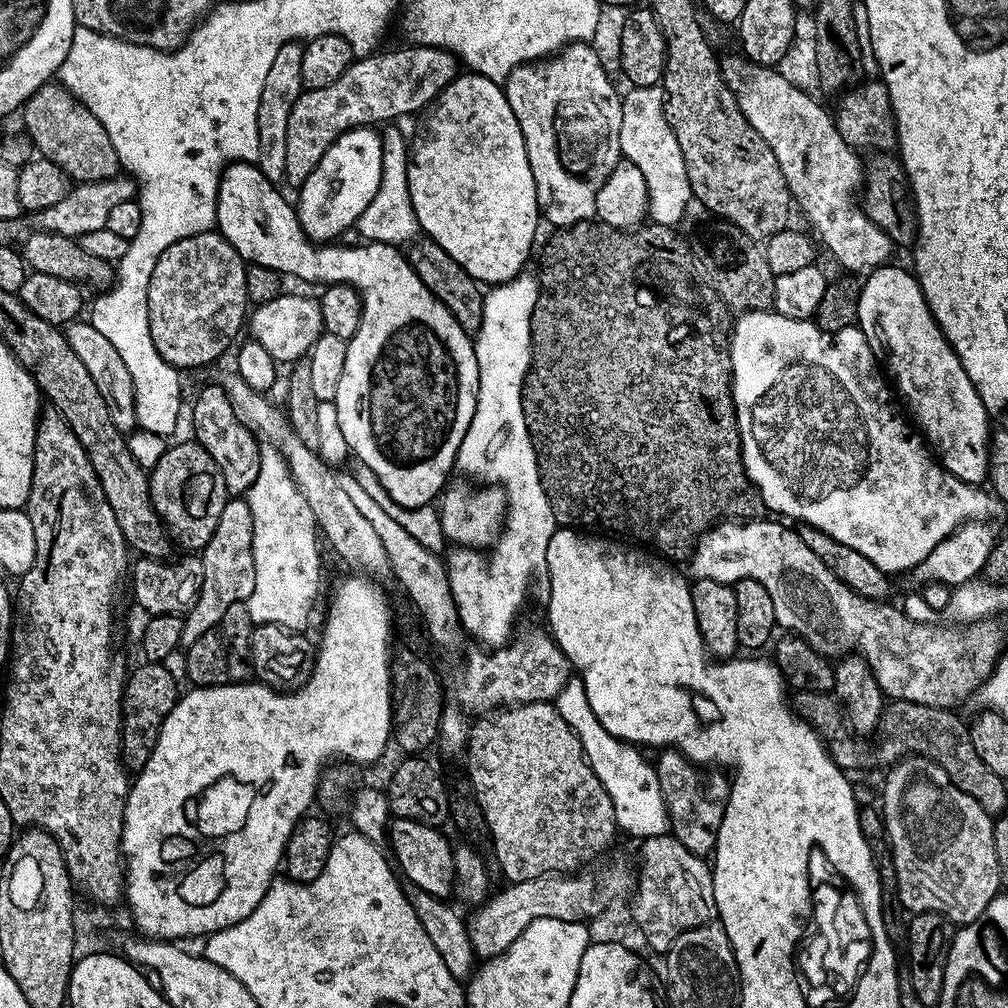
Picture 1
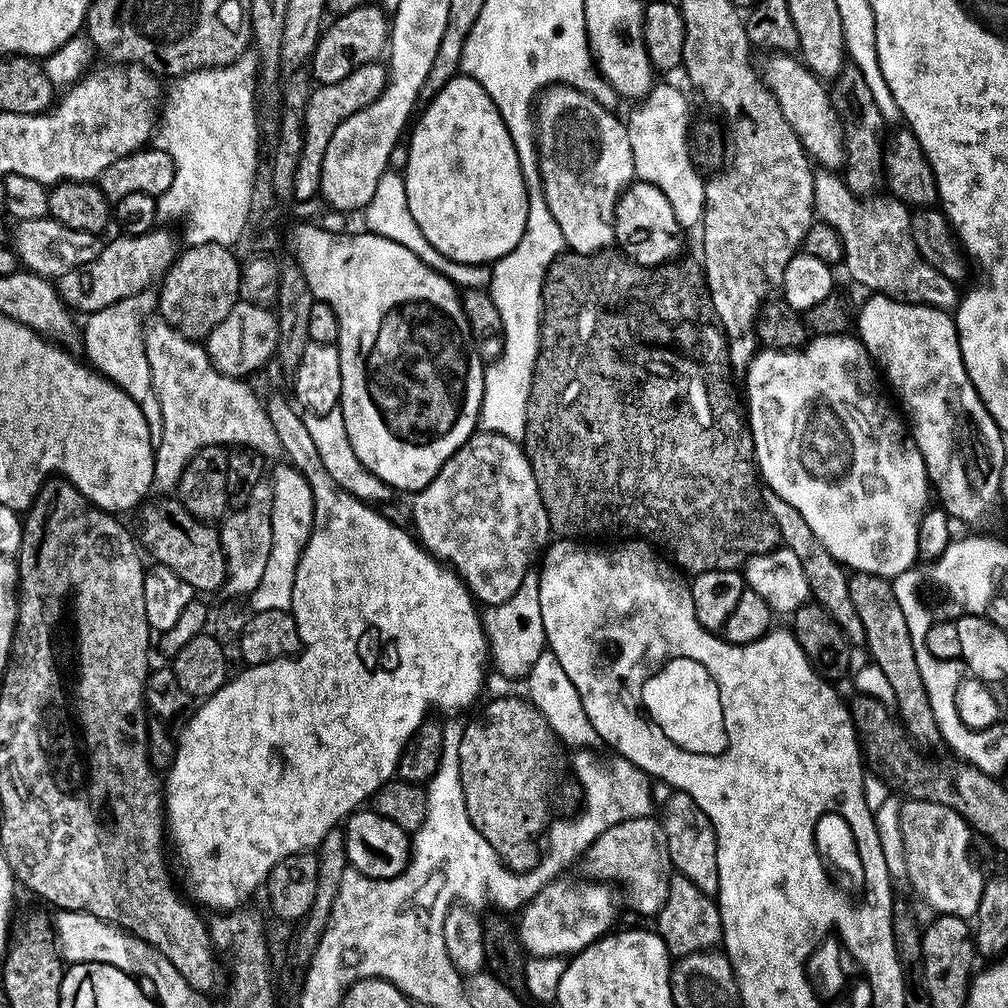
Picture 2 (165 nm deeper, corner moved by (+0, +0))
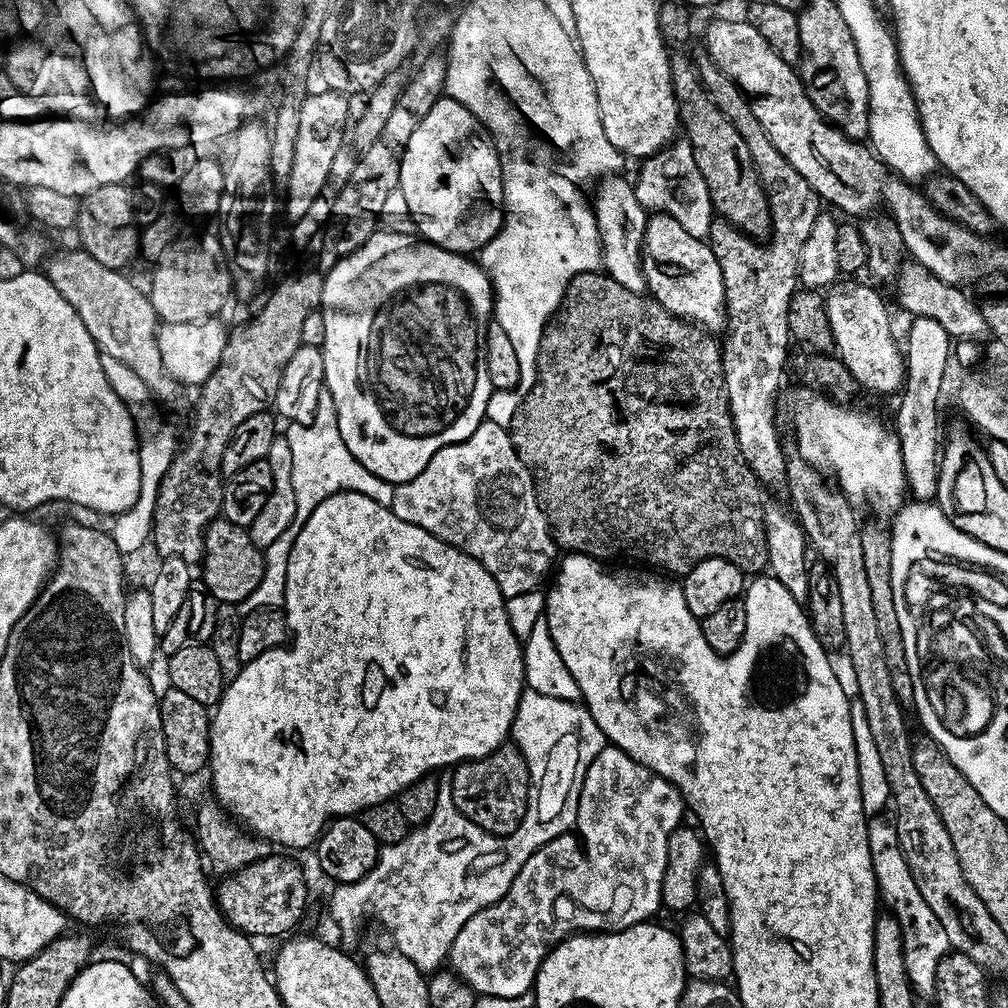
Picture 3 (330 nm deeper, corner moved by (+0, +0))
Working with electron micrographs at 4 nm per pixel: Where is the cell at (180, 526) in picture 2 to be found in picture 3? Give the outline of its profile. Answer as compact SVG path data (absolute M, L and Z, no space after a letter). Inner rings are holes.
M217 518L211 520L204 531L204 558L202 583L209 594L220 604L239 606L254 590L258 590L258 582L262 582L264 573L264 552L250 538L246 528L234 522Z

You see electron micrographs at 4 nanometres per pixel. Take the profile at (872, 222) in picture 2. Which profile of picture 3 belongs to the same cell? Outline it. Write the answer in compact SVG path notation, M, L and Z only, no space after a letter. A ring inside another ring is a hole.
M906 262L900 268L900 274L895 281L896 296L900 299L900 304L909 312L909 317L925 316L932 318L946 330L946 334L951 336L953 341L961 340L979 341L980 335L988 332L988 323L984 317L981 305L975 304L970 297L964 293L963 287L955 284L942 282L926 266L915 262Z

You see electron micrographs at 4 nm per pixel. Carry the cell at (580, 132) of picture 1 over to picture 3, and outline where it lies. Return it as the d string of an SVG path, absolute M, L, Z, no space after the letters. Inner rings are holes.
M613 174L603 177L595 185L596 197L591 197L592 211L596 214L596 228L600 232L602 249L602 268L607 275L618 282L618 286L626 286L626 290L644 292L644 235L648 225L649 213L638 202L633 181L623 180L623 175Z

